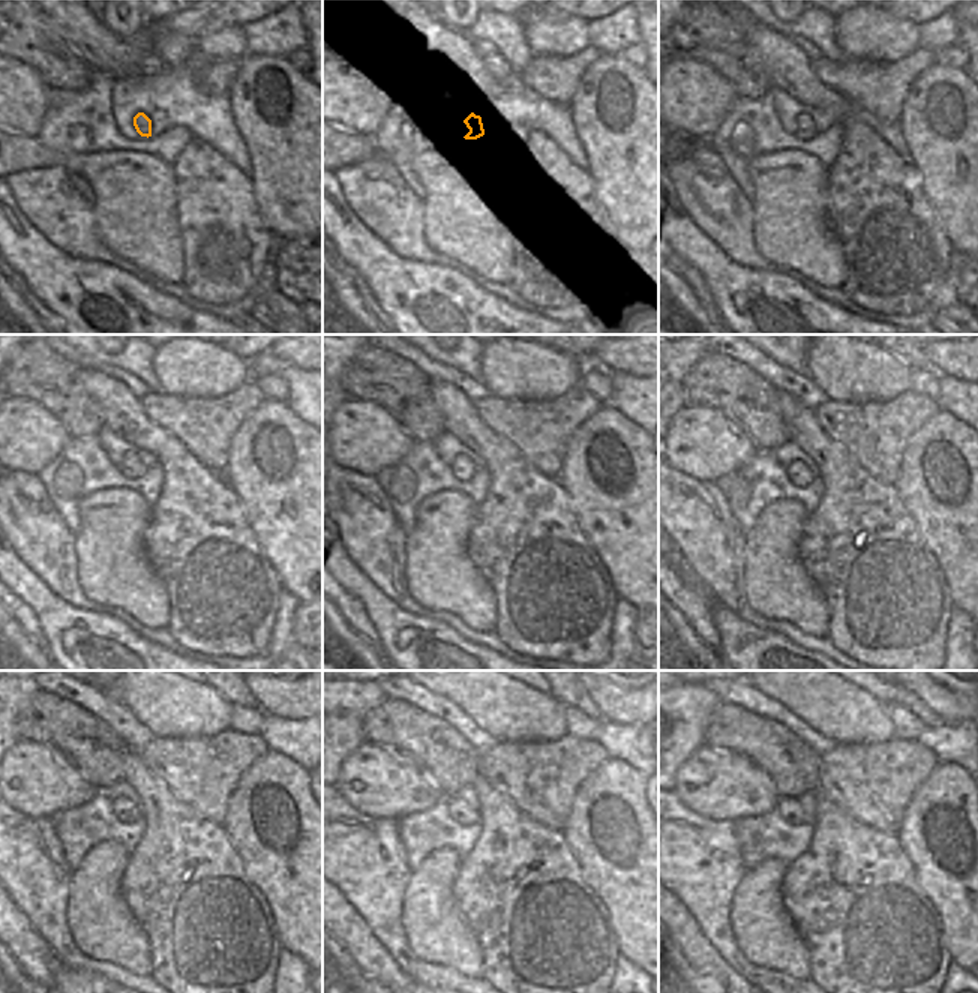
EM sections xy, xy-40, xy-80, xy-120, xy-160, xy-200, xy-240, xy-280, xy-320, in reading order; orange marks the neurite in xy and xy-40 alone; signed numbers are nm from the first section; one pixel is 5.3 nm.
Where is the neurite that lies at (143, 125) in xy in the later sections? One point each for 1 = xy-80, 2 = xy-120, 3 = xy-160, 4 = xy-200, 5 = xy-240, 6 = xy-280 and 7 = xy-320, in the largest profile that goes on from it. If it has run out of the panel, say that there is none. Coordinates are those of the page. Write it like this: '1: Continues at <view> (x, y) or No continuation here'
1: Continues at xy-80 (806, 131)
2: Continues at xy-120 (131, 467)
3: Continues at xy-160 (464, 468)
4: Continues at xy-200 (800, 474)
5: Continues at xy-240 (125, 809)
6: Continues at xy-280 (459, 810)
7: Continues at xy-320 (791, 810).

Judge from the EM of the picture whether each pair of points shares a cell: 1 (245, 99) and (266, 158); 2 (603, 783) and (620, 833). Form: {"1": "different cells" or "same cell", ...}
{"1": "same cell", "2": "same cell"}

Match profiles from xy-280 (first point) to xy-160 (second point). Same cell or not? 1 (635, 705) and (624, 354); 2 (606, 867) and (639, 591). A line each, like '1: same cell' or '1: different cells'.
1: same cell
2: same cell

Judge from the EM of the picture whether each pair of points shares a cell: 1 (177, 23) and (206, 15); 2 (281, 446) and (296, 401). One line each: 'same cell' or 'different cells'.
1: same cell
2: different cells

